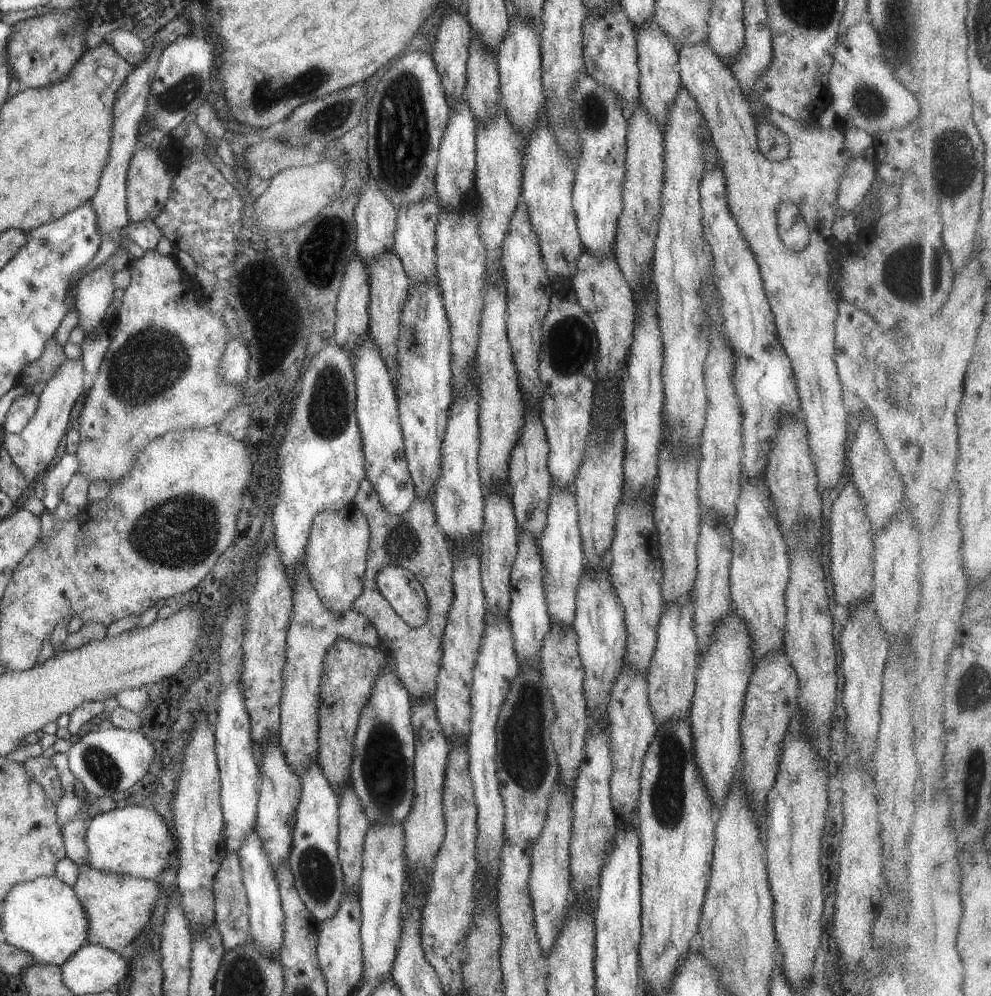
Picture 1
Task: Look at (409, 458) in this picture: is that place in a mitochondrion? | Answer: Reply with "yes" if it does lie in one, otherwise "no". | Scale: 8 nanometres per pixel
no

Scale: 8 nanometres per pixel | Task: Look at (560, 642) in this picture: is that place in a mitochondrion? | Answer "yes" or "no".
yes

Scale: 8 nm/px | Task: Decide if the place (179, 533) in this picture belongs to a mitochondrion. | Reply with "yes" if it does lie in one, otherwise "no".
yes

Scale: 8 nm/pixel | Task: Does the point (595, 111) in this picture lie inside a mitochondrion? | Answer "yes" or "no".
yes

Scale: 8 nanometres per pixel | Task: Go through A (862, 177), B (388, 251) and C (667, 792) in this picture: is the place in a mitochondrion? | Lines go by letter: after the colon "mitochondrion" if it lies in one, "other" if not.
A: other
B: other
C: mitochondrion

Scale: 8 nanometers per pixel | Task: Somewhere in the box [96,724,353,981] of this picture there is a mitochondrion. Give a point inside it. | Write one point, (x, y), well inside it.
(316, 876)

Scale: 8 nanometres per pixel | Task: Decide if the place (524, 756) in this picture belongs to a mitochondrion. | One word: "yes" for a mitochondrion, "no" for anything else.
yes

